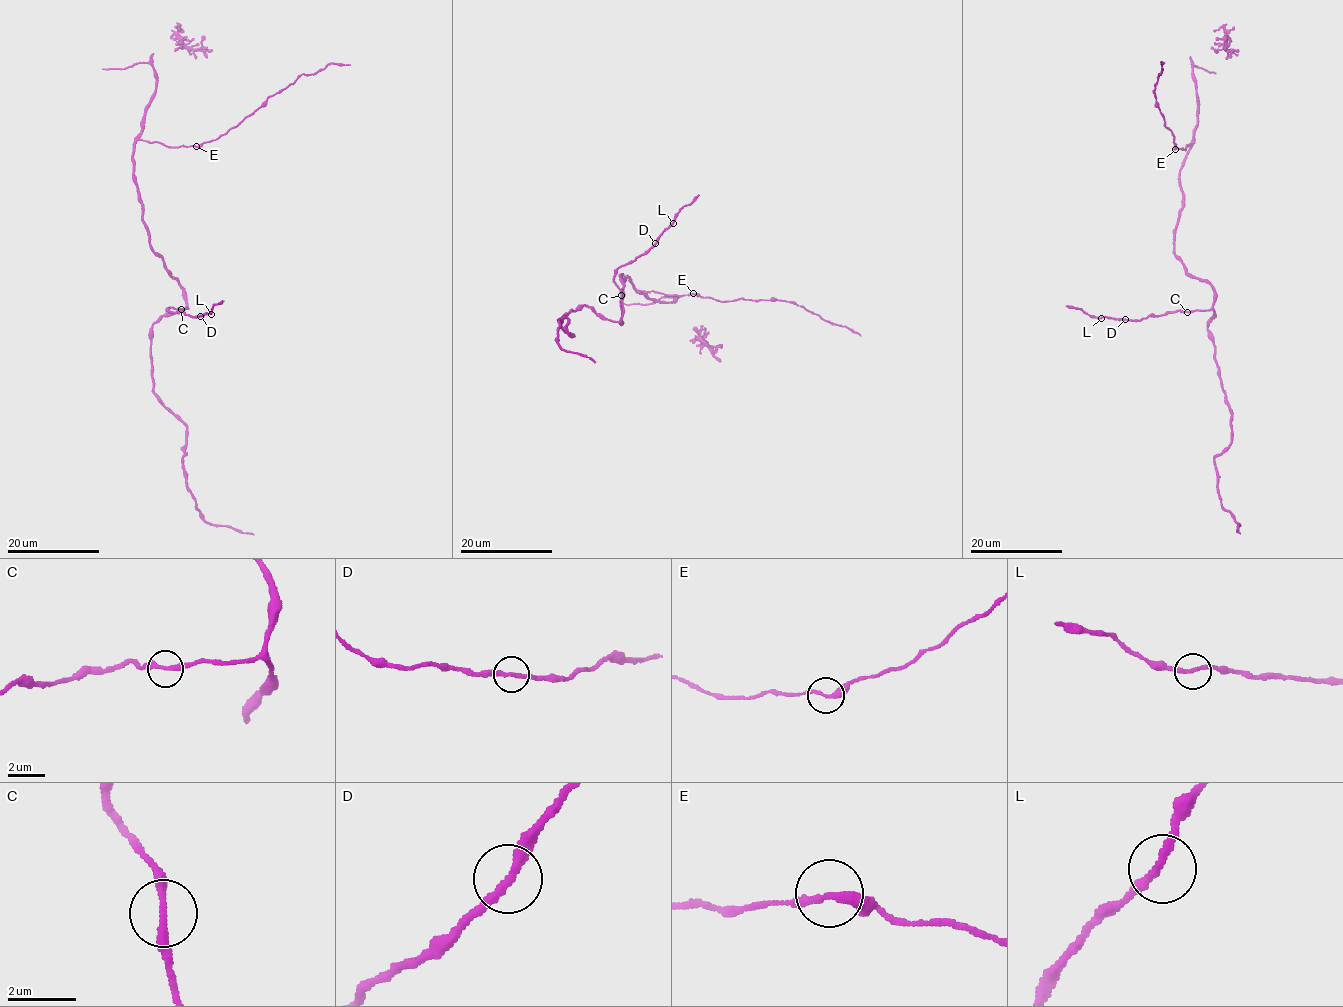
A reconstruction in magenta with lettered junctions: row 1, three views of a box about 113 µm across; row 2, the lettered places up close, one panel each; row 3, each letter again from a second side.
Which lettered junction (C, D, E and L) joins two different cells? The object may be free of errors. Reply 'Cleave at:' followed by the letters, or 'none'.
Cleave at: none

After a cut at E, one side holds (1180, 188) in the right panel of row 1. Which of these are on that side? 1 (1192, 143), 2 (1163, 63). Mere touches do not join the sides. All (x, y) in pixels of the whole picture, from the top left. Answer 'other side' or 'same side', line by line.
1: same side
2: other side

